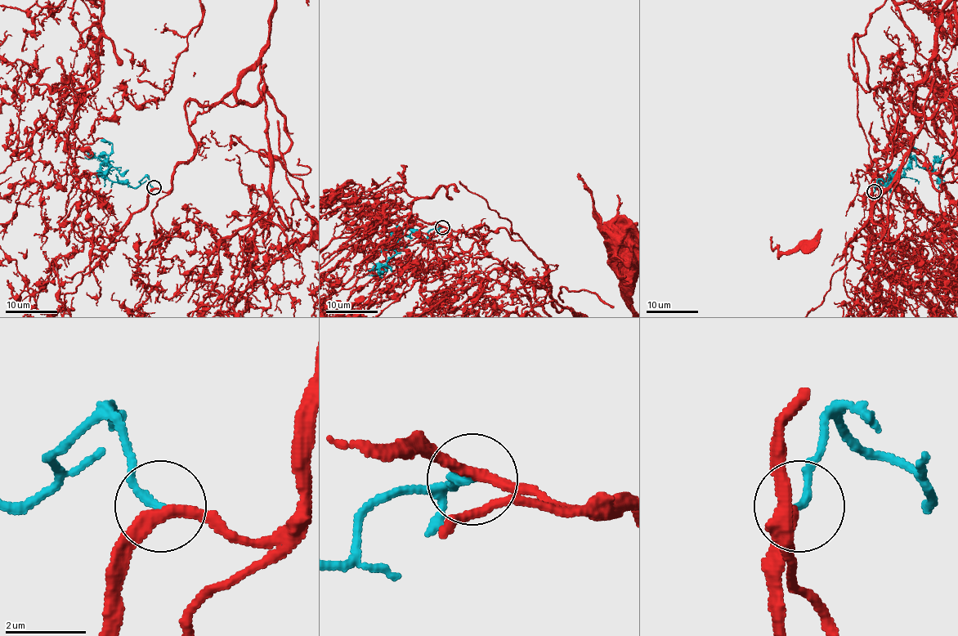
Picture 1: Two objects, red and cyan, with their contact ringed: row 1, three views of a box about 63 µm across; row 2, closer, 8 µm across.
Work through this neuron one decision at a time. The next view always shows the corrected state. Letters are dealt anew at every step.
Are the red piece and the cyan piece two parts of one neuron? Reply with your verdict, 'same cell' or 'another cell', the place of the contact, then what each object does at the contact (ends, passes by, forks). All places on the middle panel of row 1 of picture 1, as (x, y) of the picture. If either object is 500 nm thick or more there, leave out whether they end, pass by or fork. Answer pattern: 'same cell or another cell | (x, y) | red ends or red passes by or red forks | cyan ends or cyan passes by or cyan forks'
same cell | (442, 227) | red passes by | cyan ends

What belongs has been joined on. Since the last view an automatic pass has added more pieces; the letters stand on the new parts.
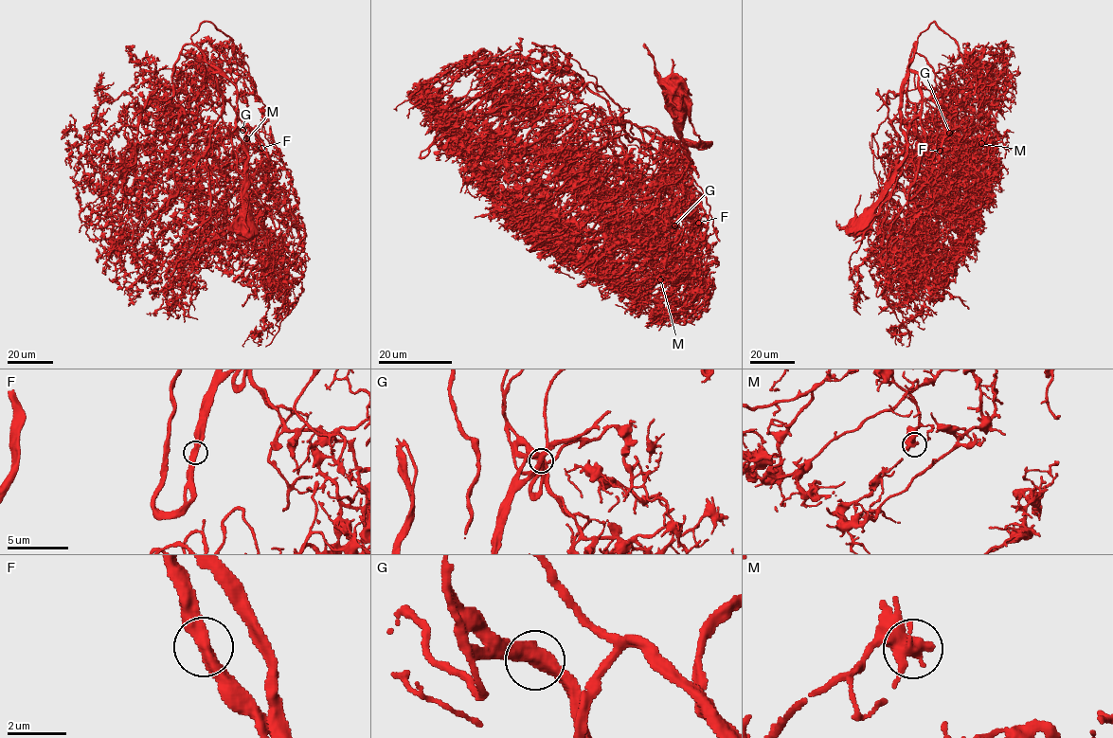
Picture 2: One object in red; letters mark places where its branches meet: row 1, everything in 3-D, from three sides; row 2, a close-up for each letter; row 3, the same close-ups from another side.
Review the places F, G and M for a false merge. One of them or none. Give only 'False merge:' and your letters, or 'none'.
False merge: none

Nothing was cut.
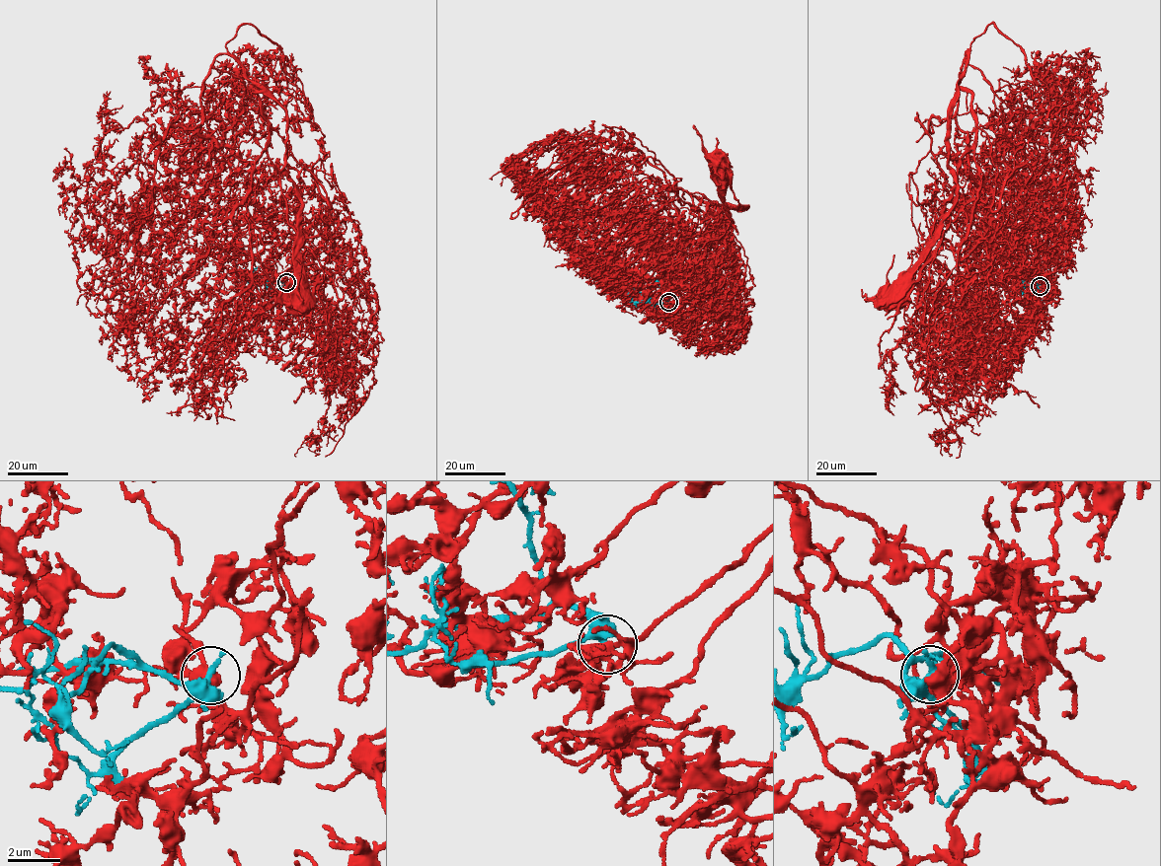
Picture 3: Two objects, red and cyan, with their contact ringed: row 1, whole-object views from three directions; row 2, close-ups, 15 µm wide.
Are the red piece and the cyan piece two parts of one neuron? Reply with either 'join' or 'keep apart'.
keep apart

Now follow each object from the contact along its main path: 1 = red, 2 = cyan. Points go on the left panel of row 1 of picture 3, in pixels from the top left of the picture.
1: (286, 281), (303, 252), (312, 257), (305, 237), (297, 256), (255, 93), (286, 114), (305, 296)
2: (286, 282), (249, 285), (248, 277), (237, 268), (237, 262)

